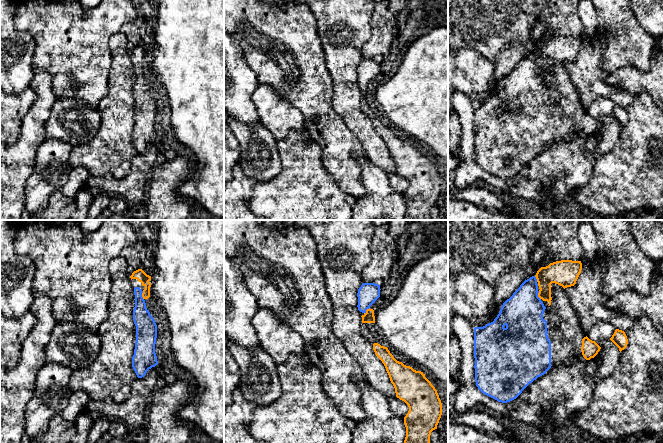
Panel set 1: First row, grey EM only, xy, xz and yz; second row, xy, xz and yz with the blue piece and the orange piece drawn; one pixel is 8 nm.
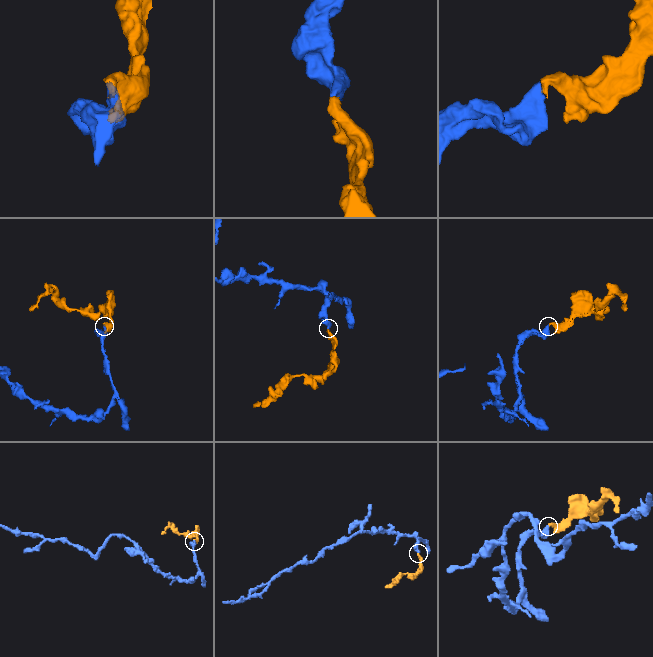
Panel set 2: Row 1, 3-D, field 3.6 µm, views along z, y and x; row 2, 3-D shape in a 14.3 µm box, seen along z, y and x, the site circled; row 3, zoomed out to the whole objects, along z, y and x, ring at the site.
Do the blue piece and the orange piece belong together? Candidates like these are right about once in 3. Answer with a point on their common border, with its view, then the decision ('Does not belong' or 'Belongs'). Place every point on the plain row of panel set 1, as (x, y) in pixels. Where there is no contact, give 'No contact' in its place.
Touches blue at xy (141, 71). Belongs

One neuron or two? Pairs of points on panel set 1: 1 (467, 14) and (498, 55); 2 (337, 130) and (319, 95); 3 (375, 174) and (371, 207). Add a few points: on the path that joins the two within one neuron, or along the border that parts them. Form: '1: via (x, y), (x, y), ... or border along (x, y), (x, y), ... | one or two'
1: via (477, 24), (488, 35), (492, 45) | one
2: via (328, 121), (319, 112), (319, 104) | one
3: via (376, 182), (376, 199) | one

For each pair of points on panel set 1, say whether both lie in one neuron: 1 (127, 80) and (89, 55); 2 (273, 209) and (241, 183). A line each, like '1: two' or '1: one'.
1: two
2: two

